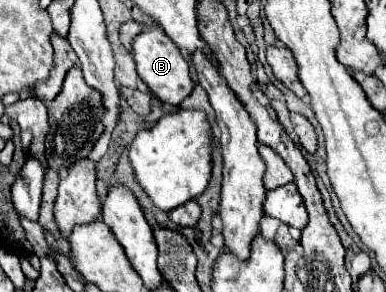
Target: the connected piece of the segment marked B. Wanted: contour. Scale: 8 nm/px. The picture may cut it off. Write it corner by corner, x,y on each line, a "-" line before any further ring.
159,25
143,29
135,37
135,41
133,41
133,57
135,57
135,63
137,63
139,77
145,81
145,85
151,89
151,93
159,101
169,103
173,107
179,107
179,103
185,97
189,97
189,93
193,91
195,83
191,79
189,63
183,59
181,51
173,45
173,41
165,35
165,31

